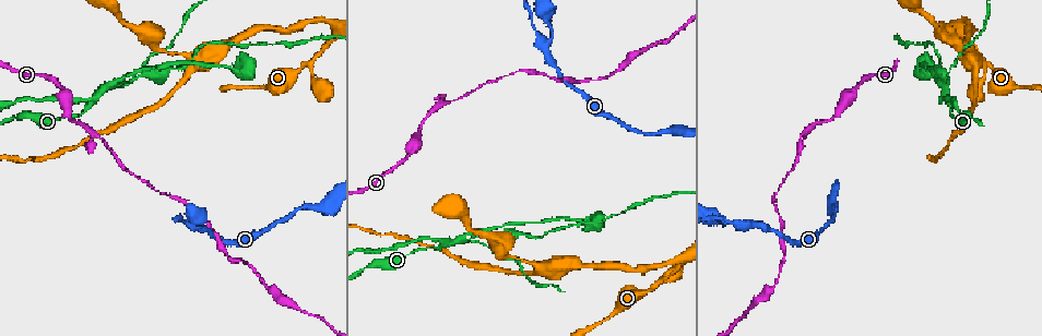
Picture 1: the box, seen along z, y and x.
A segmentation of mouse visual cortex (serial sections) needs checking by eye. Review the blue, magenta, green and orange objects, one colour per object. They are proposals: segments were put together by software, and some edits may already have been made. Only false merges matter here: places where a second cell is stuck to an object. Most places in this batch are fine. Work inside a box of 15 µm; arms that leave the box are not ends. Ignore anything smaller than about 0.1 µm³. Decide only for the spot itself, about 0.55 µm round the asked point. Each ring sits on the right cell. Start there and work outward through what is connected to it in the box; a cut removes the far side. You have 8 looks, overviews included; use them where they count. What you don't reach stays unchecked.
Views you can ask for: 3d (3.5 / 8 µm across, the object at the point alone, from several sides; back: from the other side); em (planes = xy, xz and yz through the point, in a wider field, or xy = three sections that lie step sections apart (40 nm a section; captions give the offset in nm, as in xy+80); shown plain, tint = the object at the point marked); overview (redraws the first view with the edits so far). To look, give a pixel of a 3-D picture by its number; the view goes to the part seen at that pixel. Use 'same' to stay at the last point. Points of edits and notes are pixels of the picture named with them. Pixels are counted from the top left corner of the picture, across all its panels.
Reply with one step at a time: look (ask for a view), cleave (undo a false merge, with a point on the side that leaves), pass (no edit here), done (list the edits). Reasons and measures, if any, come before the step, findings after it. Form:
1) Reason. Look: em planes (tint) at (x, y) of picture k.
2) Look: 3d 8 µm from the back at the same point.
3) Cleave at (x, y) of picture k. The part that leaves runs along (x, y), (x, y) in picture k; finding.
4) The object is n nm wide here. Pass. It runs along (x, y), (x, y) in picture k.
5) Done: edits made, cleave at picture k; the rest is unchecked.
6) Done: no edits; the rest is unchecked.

Two arms in line, one across. Look: 3d 3.5 µm at (749, 227) of picture 1.

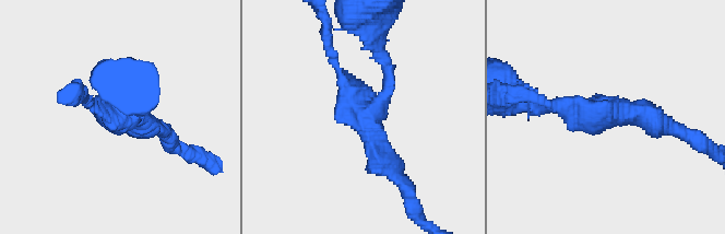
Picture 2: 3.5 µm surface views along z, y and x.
3 arms meet here; the arms are 150, 150, 300 nm wide; shape alone is not enough. Look: em xy step 3 (tint) at (369, 112) of picture 2.

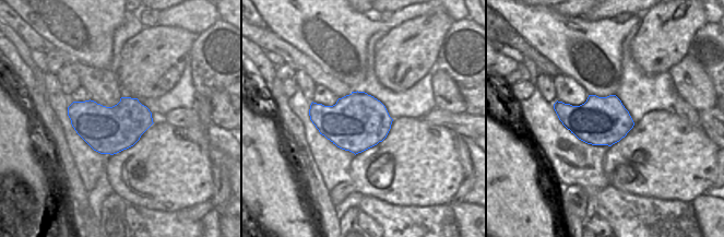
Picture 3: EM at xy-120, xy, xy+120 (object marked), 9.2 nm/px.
Pass. It runs along (663, 127), (634, 113), (539, 109) in picture 2; continuous, no second cell.

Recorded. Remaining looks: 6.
A narrow waist. Look: 3d 8 µm at (74, 116) of picture 1.

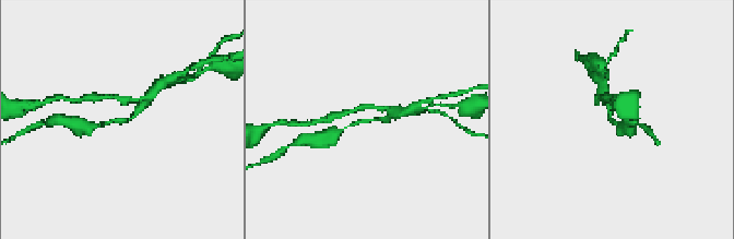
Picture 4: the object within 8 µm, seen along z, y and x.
The arms are 100, 200 nm wide; need the tissue. Look: em xy step 3 (tint) at (369, 122) of picture 4.

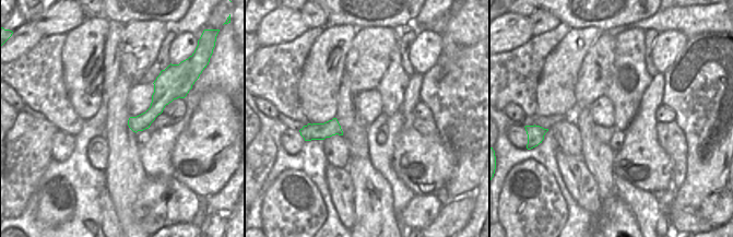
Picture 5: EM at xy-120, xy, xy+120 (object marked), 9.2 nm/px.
Pass. It runs along (160, 80), (157, 106), (134, 128) in picture 5; one cell here.

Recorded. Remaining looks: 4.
Small branch off a trunk. Look: 3d 3.5 µm at (463, 238) of picture 1.

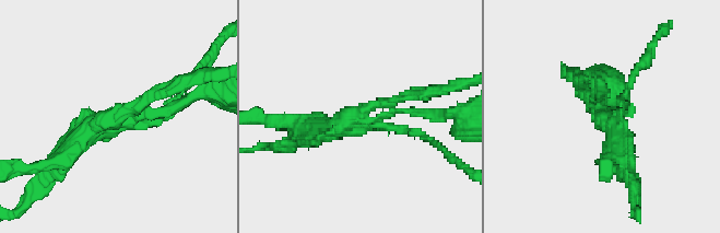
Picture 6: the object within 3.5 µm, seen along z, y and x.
4 arms meet here; the arms are 100, 150, 150, 300 nm wide. Look: em xy step 1 (tint) at (112, 118) of picture 6.

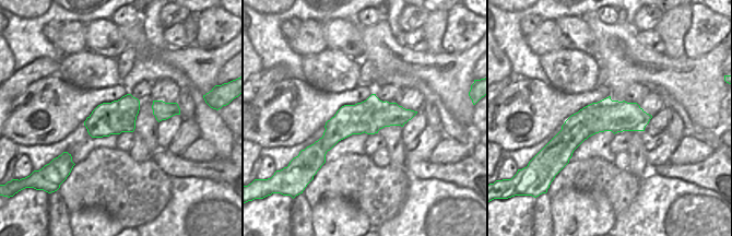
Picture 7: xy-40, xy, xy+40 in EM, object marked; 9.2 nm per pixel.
Look: em xy step 2 (tint) at the same point.

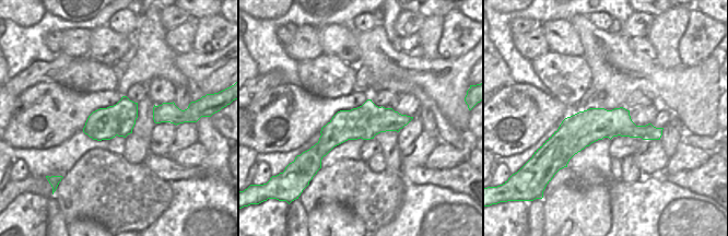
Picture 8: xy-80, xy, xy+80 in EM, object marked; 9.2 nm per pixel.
Cleave at (172, 85) of picture 6. A second cell is stuck on.

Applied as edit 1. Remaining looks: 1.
Done: edits made, cleave at picture 6; the rest is unchecked.

